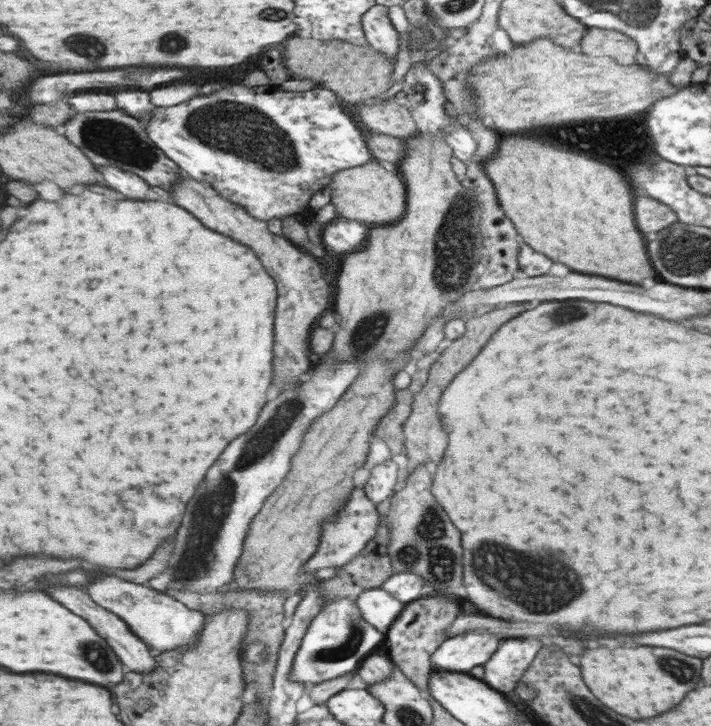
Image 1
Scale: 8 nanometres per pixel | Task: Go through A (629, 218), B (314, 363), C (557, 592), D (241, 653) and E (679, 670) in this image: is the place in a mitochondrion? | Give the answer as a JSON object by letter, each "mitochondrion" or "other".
{"A":"other","B":"other","C":"mitochondrion","D":"other","E":"mitochondrion"}

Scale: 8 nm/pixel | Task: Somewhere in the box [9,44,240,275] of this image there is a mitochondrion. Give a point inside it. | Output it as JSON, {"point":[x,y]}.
{"point":[114,143]}

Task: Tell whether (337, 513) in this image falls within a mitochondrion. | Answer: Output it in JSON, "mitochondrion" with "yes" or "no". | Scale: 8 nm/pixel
{"mitochondrion":"no"}

